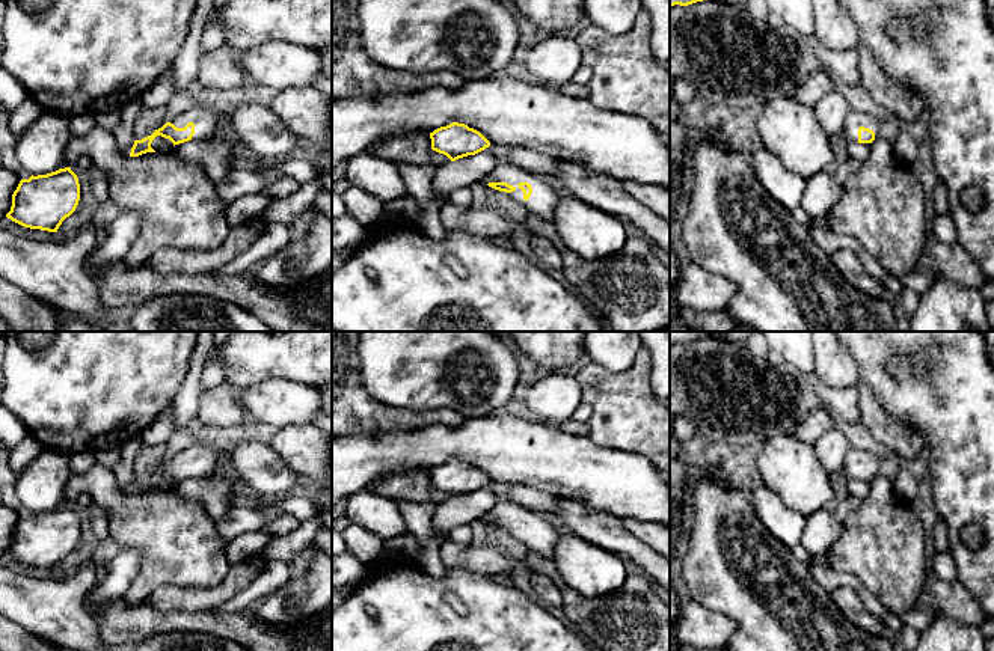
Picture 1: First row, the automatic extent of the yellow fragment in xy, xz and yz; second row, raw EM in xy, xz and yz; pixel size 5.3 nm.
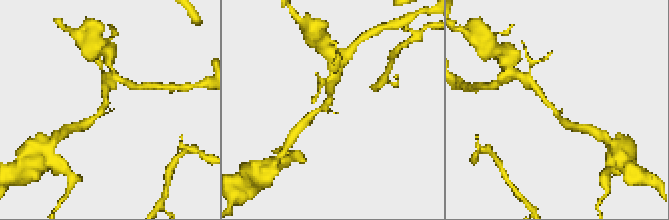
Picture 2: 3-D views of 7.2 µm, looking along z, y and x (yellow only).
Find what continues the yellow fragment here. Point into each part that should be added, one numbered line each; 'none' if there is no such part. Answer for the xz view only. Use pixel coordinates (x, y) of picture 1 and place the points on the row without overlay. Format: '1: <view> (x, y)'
1: xz (543, 537)

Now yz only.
1: yz (854, 457)

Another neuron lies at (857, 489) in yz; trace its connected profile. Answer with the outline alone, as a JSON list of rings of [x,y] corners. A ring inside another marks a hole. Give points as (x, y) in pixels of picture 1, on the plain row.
[[[849,479],[848,481],[848,493],[849,497],[867,497],[870,491],[870,481],[858,481],[858,479]]]

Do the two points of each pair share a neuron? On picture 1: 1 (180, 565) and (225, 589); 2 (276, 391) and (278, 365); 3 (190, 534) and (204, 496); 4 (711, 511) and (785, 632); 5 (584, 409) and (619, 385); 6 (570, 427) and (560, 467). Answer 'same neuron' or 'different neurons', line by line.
1: different neurons
2: different neurons
3: different neurons
4: same neuron
5: different neurons
6: different neurons

